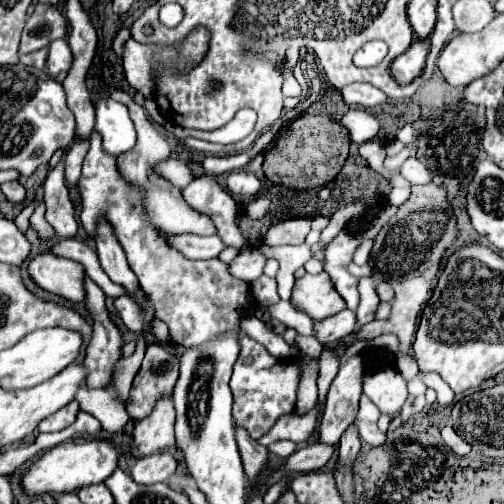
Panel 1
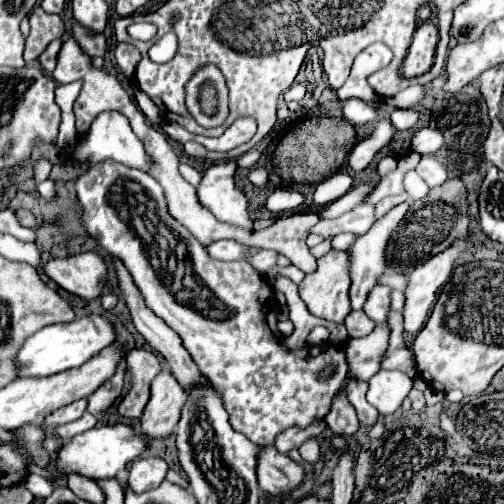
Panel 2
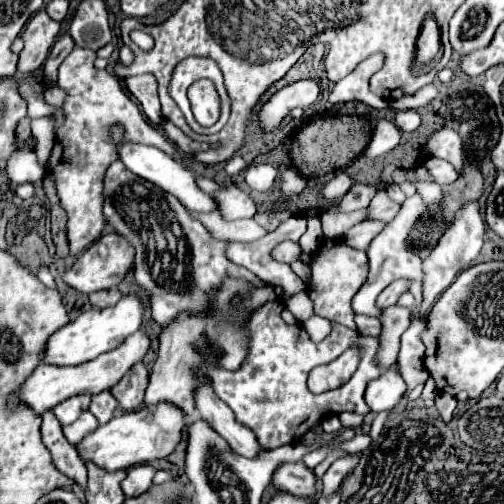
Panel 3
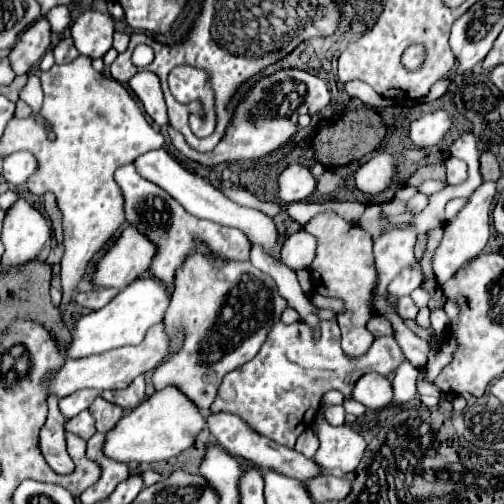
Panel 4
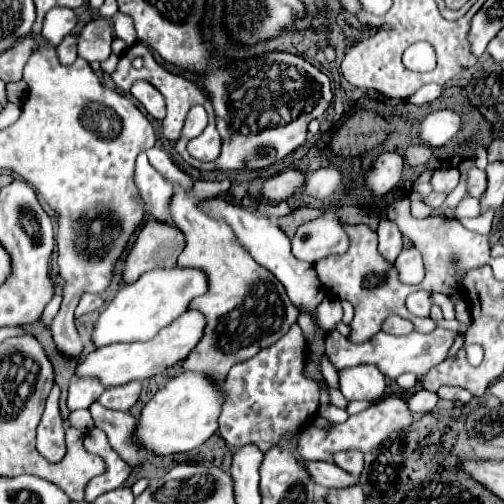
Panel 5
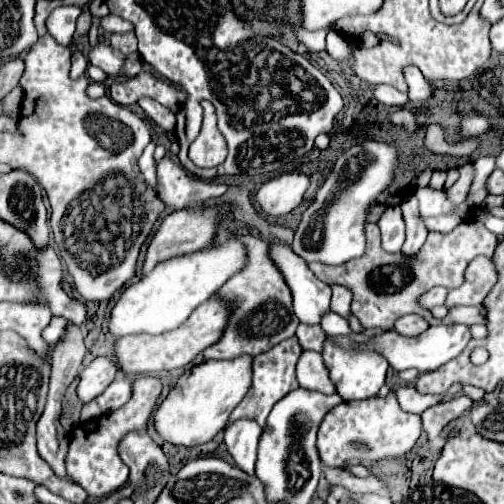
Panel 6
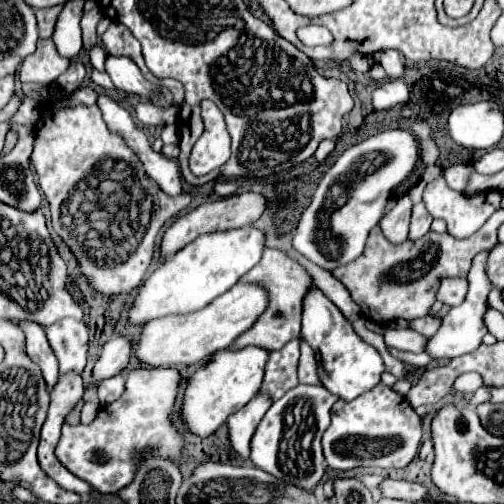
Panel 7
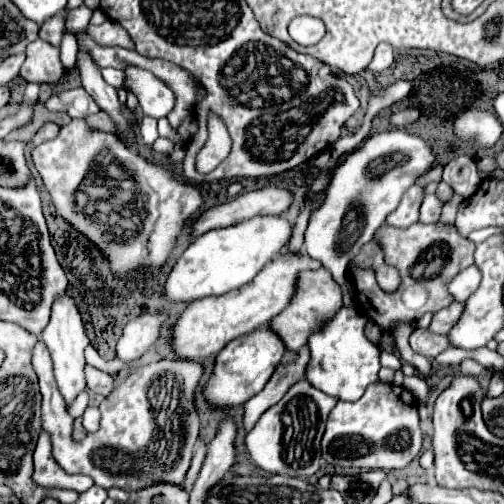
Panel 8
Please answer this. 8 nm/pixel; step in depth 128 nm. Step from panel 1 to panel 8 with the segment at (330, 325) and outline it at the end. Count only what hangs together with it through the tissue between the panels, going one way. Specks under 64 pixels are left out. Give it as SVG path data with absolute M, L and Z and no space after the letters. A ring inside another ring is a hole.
M454 302L454 304L442 308L440 312L434 314L430 330L436 334L448 334L454 328L454 324L460 320L462 312L464 312L464 302Z

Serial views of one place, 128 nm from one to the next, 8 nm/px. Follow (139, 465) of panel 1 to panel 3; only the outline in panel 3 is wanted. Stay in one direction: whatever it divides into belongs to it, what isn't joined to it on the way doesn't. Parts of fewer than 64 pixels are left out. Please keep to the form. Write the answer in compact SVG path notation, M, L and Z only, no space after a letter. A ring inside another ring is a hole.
M140 464L140 466L132 466L128 470L128 476L122 480L122 492L126 494L126 498L136 498L140 494L144 494L150 484L152 484L152 476L154 476L156 468L148 466L148 464Z

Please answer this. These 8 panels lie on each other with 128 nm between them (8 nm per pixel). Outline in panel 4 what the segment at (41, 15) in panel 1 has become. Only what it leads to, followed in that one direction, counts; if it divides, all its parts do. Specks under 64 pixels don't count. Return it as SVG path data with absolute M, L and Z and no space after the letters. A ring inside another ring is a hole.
M38 18L30 28L26 28L20 34L16 46L8 54L10 68L16 72L16 76L26 74L28 68L32 66L38 66L50 44L52 44L52 32L48 28L48 20Z

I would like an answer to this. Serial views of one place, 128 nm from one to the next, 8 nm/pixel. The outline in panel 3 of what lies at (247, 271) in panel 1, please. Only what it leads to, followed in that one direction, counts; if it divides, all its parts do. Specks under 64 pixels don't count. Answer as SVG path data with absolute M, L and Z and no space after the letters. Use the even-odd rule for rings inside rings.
M286 240L282 244L278 244L274 248L274 258L278 262L286 262L286 264L292 264L292 262L300 262L302 260L302 246L300 242L292 242L292 240Z

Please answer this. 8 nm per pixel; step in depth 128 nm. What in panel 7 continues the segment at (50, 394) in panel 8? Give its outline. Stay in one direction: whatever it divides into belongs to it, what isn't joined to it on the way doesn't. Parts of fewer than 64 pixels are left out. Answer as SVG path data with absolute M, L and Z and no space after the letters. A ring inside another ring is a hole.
M18 322L18 324L24 328L24 334L26 334L28 356L32 358L32 362L36 362L40 366L48 392L52 392L52 388L56 386L56 380L58 380L58 360L44 336L44 330L40 330L40 326L32 324L32 322ZM176 368L130 370L126 374L124 394L116 402L102 407L98 418L89 426L62 426L56 458L74 476L90 482L92 488L102 494L114 494L134 480L140 468L140 452L146 448L152 448L152 452L160 458L168 456L168 460L180 464L184 434L172 424L172 410L176 404L180 380L182 376Z

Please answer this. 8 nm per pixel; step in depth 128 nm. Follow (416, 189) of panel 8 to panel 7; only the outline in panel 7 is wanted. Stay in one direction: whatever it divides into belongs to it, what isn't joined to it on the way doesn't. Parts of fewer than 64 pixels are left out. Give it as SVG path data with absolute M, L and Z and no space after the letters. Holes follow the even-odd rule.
M408 194L398 198L396 206L380 220L380 228L384 236L394 242L404 242L408 238L408 224L412 218L412 200Z

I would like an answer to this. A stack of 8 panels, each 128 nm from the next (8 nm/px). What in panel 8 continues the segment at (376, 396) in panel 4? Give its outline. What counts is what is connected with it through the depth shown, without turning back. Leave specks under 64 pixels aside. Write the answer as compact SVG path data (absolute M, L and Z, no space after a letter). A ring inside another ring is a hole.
M344 306L320 332L310 336L308 348L312 352L312 358L308 364L308 382L314 388L338 400L356 402L364 394L366 386L378 380L380 348L366 338L366 324L368 318L364 316L364 312L360 312L360 308Z

